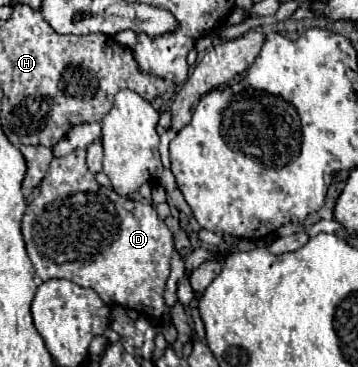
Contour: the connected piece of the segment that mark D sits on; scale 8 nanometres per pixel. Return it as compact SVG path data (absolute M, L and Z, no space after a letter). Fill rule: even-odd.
M73 149L69 155L51 161L49 171L39 185L39 195L29 203L23 215L21 229L27 255L43 281L69 279L79 287L95 289L105 303L119 303L139 313L147 313L147 319L161 325L169 323L171 309L163 301L163 289L169 277L169 261L175 249L173 235L157 217L153 205L125 199L111 187L99 185L95 175L87 171L85 149Z

